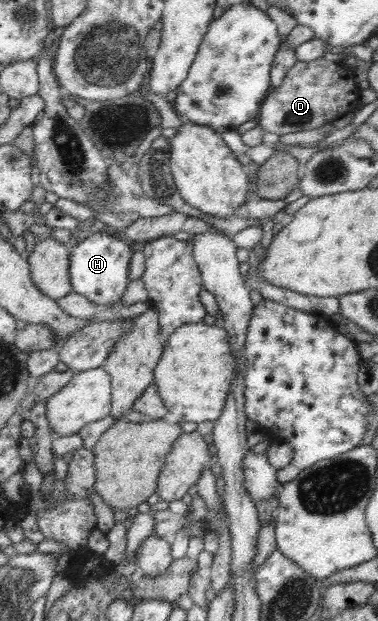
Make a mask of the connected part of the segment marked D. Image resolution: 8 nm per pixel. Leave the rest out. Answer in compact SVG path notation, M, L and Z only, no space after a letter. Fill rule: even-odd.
M314 59L313 61L308 61L307 63L304 63L302 61L298 61L294 66L292 66L284 76L284 79L282 83L273 90L270 90L270 92L265 96L264 101L261 103L259 115L257 118L257 123L262 126L262 128L265 129L266 132L270 133L276 133L276 135L282 136L286 134L296 133L299 131L304 130L311 130L314 128L318 128L320 126L324 126L324 124L330 124L334 120L342 117L345 113L350 112L356 112L358 109L362 107L361 100L359 99L361 97L361 88L358 87L356 84L356 74L355 69L348 67L344 63L338 63L338 62L332 62L332 61L326 61L326 59Z

